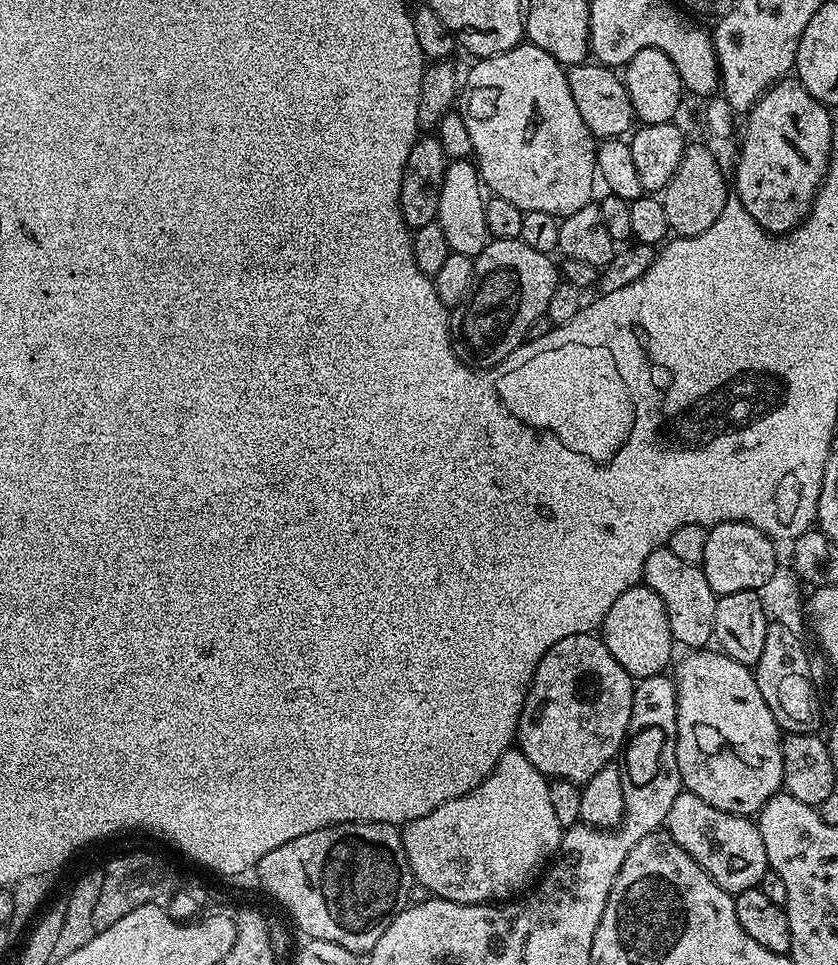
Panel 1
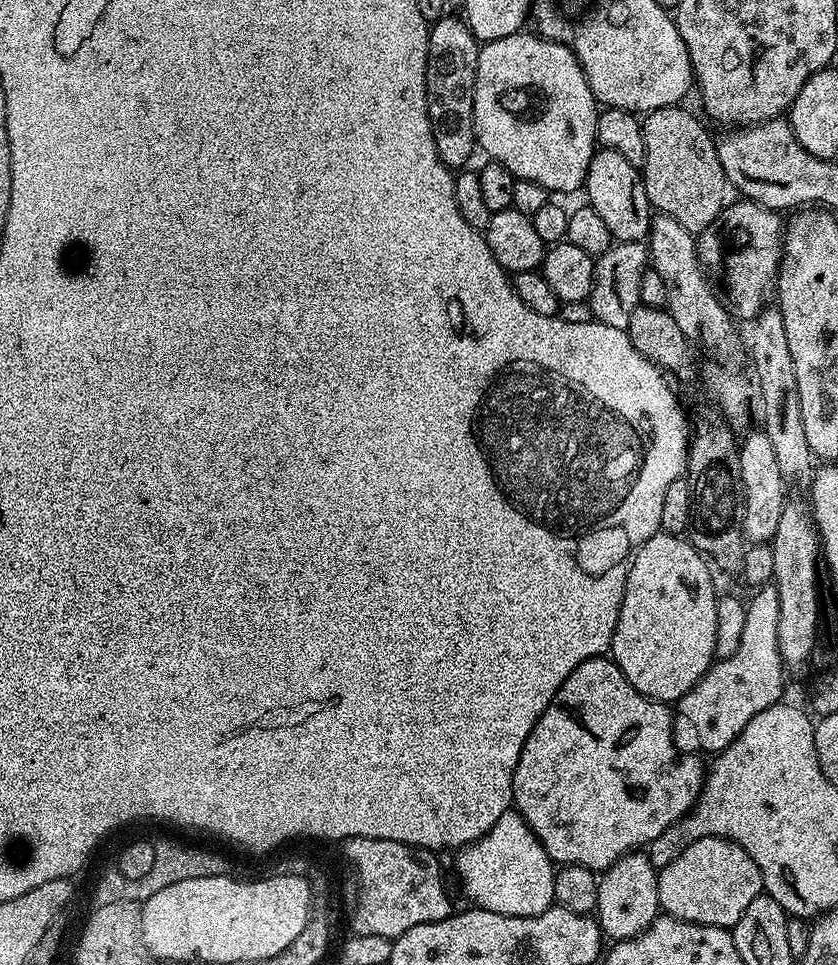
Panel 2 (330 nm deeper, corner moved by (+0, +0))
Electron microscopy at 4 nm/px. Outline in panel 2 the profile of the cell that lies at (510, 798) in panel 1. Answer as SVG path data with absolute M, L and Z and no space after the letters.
M504 812L487 834L459 849L455 856L456 876L475 907L507 916L537 916L553 907L557 869L519 812Z

